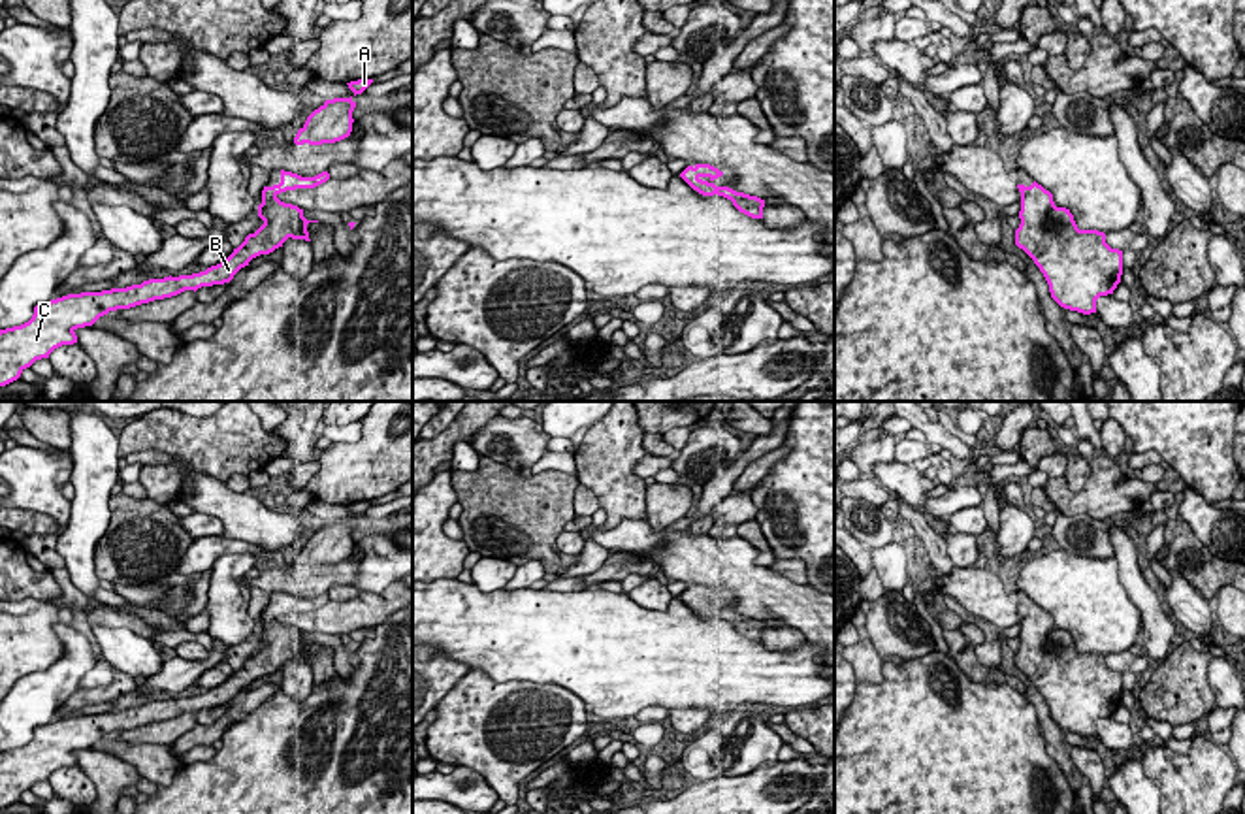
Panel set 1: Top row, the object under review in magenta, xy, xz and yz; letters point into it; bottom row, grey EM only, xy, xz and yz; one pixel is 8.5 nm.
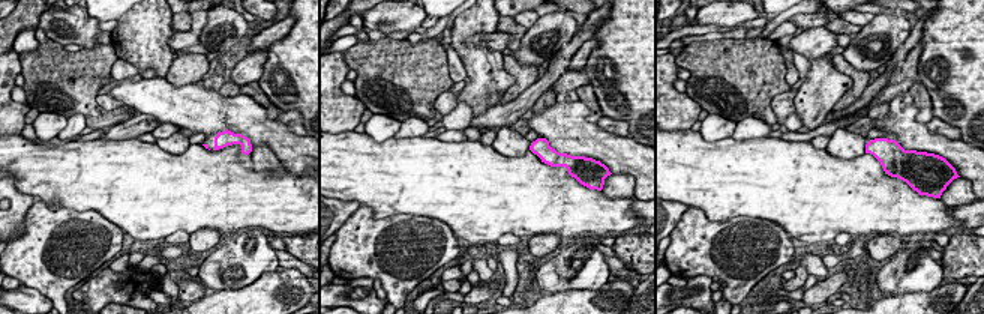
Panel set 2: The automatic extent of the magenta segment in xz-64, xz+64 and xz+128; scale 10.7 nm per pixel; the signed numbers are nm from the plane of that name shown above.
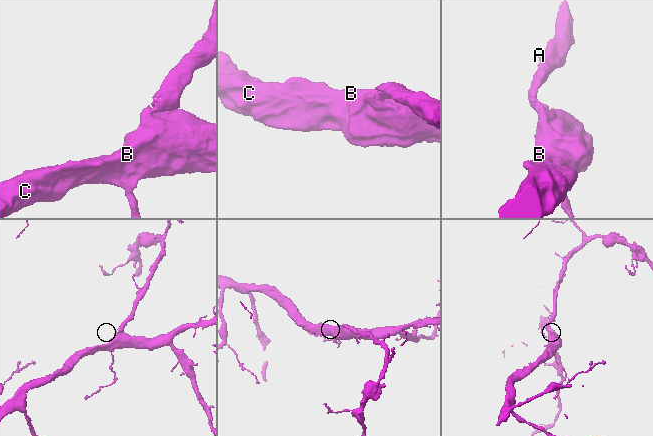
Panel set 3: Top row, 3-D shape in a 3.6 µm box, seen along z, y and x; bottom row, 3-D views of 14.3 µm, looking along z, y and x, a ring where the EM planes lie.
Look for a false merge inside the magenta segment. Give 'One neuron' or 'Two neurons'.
One neuron

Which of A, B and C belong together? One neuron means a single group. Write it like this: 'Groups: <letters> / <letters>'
Groups: A B C

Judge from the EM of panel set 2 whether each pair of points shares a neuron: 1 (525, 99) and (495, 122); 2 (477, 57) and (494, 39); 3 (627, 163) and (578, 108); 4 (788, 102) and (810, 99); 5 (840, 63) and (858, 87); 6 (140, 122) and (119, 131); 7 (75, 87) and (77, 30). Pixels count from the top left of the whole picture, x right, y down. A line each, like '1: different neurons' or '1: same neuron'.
1: same neuron
2: different neurons
3: same neuron
4: different neurons
5: same neuron
6: same neuron
7: different neurons

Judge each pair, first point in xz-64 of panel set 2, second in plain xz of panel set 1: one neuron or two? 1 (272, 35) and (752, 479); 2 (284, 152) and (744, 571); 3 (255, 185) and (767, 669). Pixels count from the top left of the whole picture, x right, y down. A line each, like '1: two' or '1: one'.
1: one
2: one
3: one

